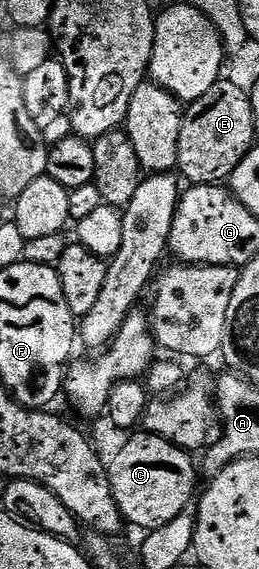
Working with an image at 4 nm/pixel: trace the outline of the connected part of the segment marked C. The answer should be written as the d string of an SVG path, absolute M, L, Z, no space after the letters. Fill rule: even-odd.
M140 430L139 435L131 433L126 436L127 444L115 455L115 460L110 460L109 474L111 477L111 488L113 497L117 501L119 511L123 514L124 520L135 527L143 527L144 532L155 531L161 525L169 525L173 517L188 510L196 498L195 471L197 475L197 463L193 460L192 452L179 447L176 443L170 443L156 435L150 435L145 430Z

